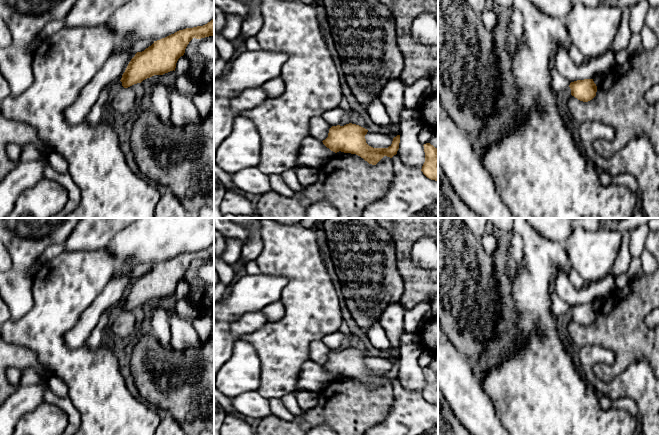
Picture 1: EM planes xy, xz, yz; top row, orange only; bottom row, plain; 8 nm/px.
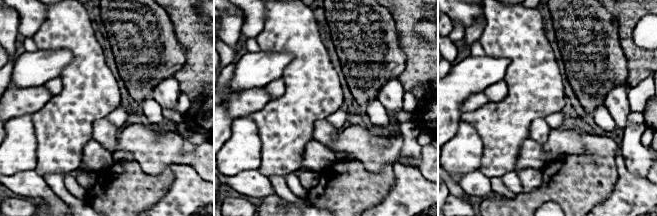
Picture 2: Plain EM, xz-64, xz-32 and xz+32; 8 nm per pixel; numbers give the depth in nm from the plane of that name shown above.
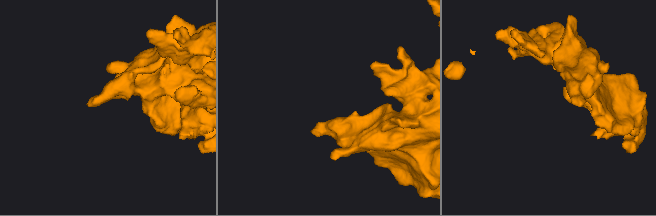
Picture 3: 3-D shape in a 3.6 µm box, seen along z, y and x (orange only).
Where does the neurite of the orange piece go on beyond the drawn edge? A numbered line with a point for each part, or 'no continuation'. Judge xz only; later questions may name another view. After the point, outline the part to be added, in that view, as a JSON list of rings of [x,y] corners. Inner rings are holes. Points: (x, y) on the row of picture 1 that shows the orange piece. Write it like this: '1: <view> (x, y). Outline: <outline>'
no continuation

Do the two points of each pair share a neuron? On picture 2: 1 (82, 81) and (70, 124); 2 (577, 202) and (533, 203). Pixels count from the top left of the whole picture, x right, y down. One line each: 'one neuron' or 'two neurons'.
1: one neuron
2: one neuron

